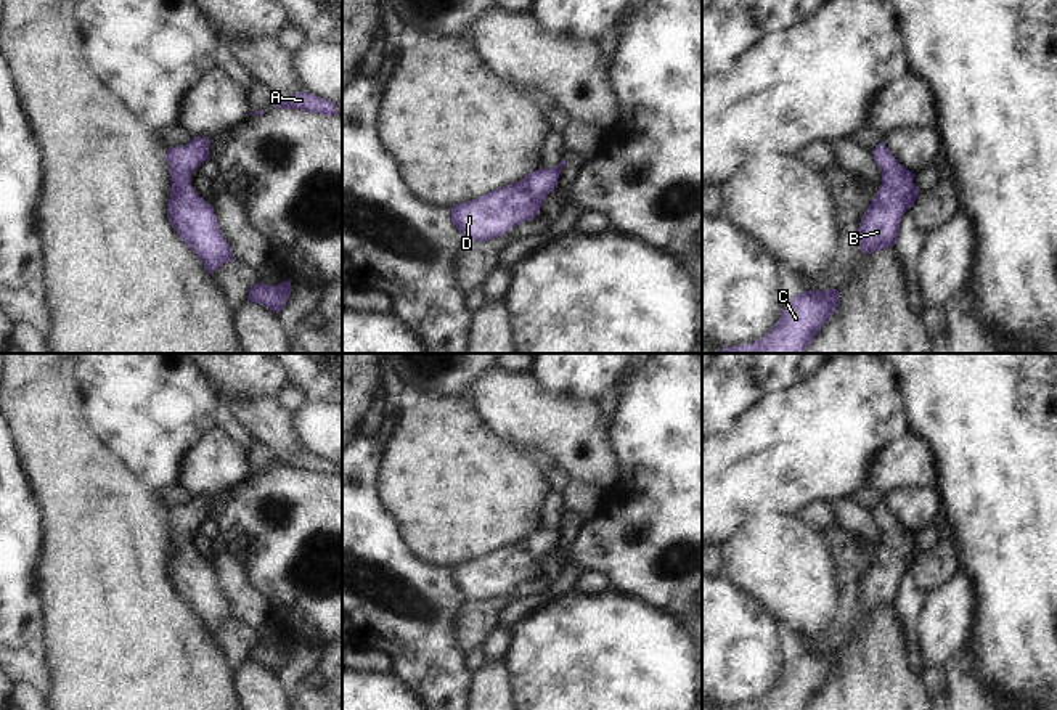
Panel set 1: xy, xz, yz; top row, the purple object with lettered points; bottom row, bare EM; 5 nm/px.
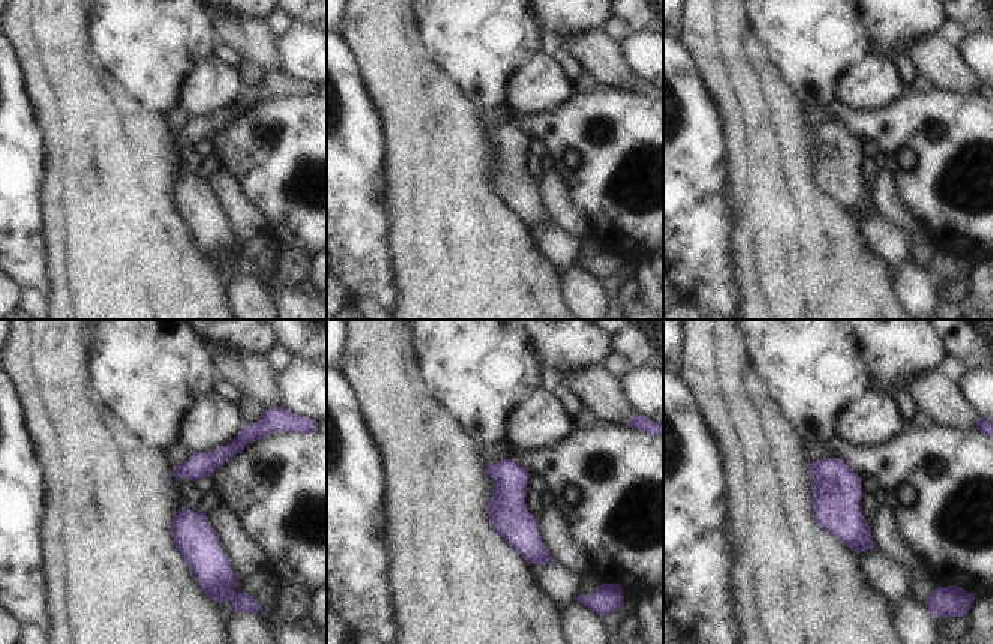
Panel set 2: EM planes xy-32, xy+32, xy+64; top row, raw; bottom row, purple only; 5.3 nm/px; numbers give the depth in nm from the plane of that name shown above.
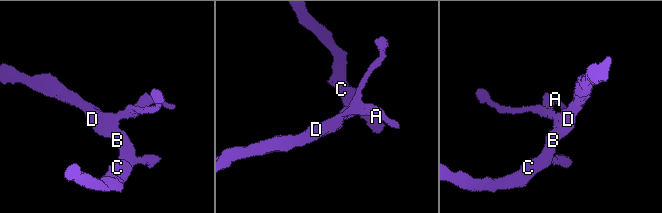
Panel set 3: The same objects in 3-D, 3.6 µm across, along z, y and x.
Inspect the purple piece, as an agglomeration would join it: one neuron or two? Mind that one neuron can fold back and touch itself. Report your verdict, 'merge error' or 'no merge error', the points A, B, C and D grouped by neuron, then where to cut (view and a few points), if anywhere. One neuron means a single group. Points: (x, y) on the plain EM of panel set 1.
no merge error | A B C D | no cut

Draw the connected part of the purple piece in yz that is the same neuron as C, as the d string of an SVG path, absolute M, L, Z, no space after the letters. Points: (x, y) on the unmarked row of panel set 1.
M803 651L784 662L782 673L769 692L750 704L716 710L805 710L822 684L834 675L840 654L827 651Z

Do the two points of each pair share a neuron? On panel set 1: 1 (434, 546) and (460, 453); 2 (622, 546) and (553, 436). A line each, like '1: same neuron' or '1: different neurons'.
1: same neuron
2: different neurons

